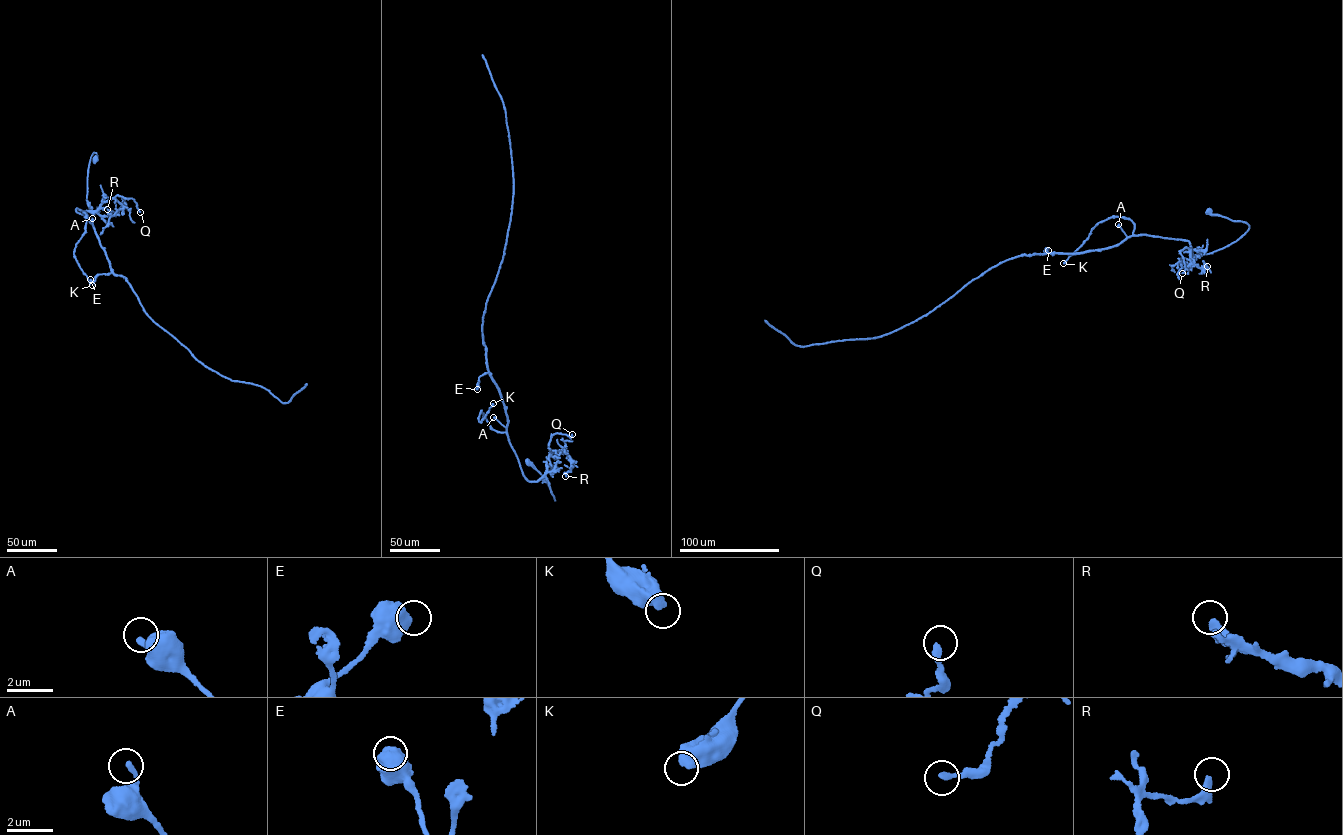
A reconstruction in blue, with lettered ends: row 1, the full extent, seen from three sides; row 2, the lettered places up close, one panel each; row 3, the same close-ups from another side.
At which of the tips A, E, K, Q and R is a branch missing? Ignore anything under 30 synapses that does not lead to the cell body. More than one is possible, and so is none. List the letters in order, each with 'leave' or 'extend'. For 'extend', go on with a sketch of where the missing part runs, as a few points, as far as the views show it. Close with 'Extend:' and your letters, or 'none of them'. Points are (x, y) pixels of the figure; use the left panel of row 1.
A: leave
E: leave
K: leave
Q: leave
R: leave
Extend: none of them

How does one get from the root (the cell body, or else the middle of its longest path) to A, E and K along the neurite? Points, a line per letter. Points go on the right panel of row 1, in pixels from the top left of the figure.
A: (1209, 211), (1244, 222), (1248, 230), (1224, 247), (1196, 255), (1187, 241), (1144, 234), (1127, 237), (1118, 224)
E: (1209, 211), (1244, 222), (1248, 230), (1200, 255), (1187, 241), (1144, 234), (1096, 250), (1048, 250)
K: (1209, 211), (1244, 222), (1248, 230), (1196, 255), (1187, 241), (1135, 235), (1132, 221), (1111, 217), (1063, 263)

